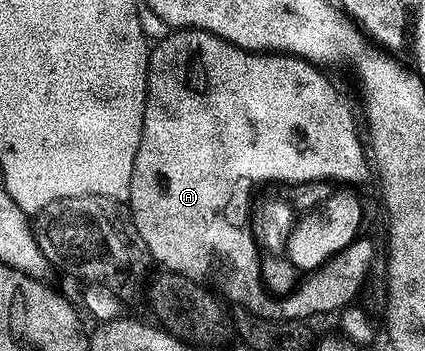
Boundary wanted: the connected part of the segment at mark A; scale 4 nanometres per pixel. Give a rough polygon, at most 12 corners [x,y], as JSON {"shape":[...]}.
{"shape":[[152,44],[129,214],[152,260],[261,319],[360,296],[375,244],[277,298],[249,183],[355,185],[322,68]]}

